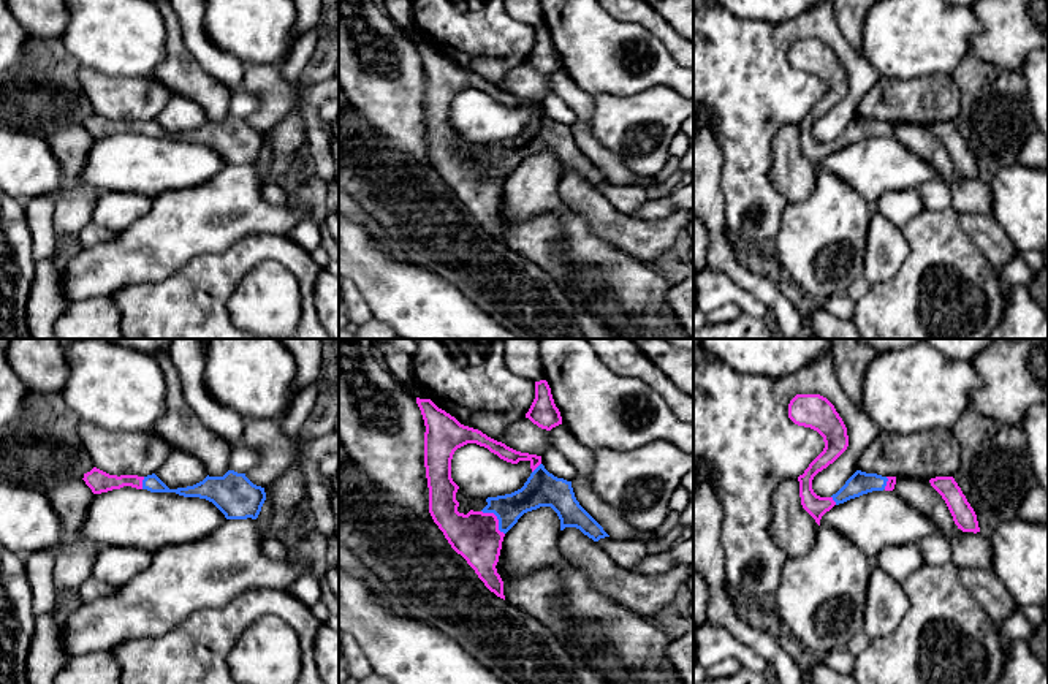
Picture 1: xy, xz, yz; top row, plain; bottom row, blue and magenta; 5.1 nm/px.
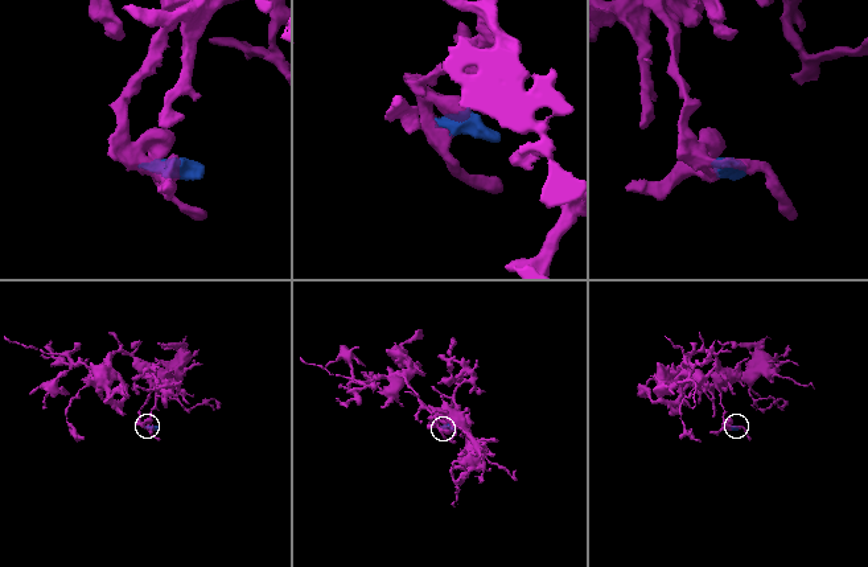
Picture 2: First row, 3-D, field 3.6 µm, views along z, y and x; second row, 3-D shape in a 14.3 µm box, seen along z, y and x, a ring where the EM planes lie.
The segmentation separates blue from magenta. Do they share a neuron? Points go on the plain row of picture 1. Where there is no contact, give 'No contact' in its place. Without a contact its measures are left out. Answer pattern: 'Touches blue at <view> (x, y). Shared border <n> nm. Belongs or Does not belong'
Touches blue at xz (497, 163). Shared border 170 nm. Belongs

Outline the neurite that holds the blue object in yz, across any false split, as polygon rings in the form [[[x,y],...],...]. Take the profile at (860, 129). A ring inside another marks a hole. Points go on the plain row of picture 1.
[[[796,40],[788,49],[788,63],[798,71],[817,76],[825,87],[823,97],[798,122],[801,150],[818,171],[822,162],[834,150],[872,136],[894,135],[896,122],[882,122],[856,116],[831,142],[817,141],[812,135],[812,125],[847,95],[847,73],[834,51],[820,40]]]

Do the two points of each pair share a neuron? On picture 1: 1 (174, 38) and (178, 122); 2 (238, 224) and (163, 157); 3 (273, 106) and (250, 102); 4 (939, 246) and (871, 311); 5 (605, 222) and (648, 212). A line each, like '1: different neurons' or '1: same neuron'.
1: different neurons
2: different neurons
3: different neurons
4: same neuron
5: different neurons

